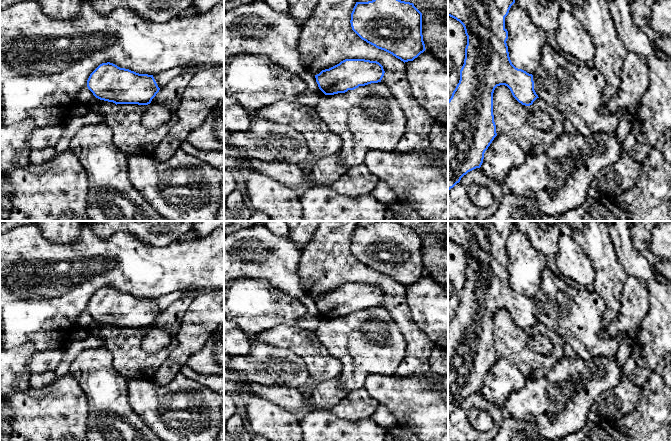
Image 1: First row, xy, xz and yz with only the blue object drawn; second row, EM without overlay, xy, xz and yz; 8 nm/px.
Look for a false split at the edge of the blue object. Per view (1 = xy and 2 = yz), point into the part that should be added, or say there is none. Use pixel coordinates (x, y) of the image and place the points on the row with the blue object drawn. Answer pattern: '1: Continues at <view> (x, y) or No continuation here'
1: No continuation here
2: No continuation here

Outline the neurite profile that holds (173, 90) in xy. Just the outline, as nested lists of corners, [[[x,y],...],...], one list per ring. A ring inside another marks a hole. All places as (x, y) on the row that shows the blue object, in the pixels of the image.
[[[190,69],[175,76],[164,87],[160,88],[151,103],[171,101],[171,107],[175,110],[180,103],[188,83],[192,79],[193,74],[194,70]]]

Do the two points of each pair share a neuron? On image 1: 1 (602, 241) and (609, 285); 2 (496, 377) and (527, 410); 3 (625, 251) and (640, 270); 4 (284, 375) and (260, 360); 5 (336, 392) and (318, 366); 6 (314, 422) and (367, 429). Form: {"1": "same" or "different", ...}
{"1": "same", "2": "different", "3": "same", "4": "same", "5": "different", "6": "same"}

